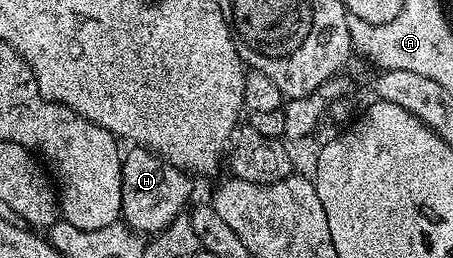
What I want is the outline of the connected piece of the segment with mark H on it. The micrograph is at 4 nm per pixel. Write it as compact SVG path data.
M131 146L129 150L130 151L128 152L127 150L125 152L125 155L121 158L120 164L120 170L122 171L122 203L120 204L121 218L123 219L123 222L128 225L129 228L135 230L136 232L142 235L155 235L161 230L165 229L169 225L169 223L172 222L176 217L181 216L181 213L185 210L183 209L183 207L187 203L194 189L193 181L195 180L191 177L190 173L176 167L175 165L169 164L163 158L157 157L155 152L145 148L144 146Z

